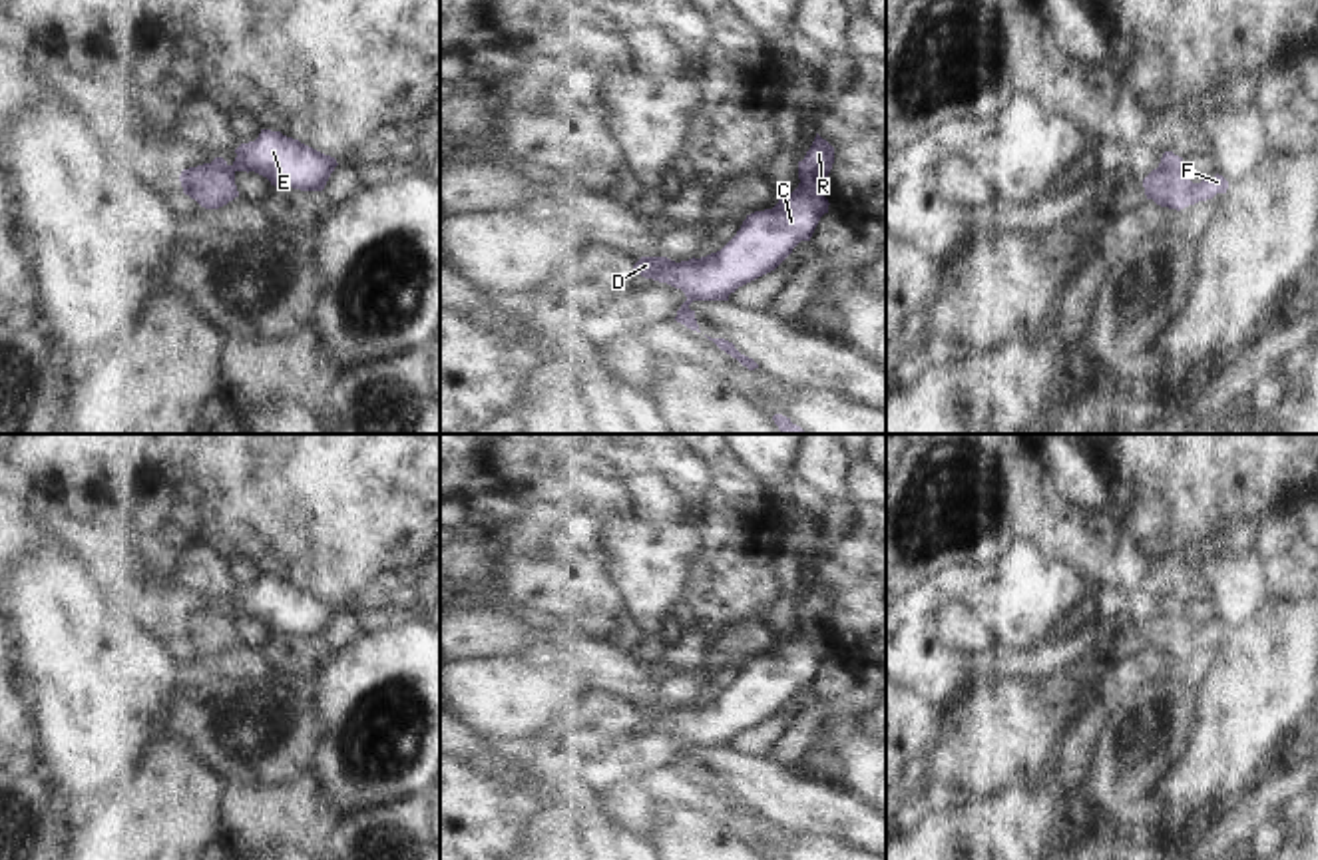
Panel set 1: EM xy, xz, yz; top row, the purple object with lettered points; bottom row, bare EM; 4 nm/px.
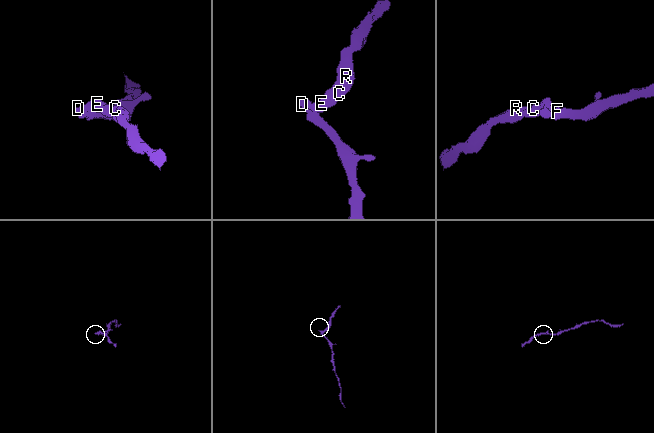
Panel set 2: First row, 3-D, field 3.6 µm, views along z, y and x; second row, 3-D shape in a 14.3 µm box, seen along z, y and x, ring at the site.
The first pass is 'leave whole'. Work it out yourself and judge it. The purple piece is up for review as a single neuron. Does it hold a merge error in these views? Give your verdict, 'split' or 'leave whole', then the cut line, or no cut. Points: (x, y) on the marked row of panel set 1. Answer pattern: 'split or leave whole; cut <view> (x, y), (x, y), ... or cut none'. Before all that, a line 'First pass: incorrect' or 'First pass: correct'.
First pass: incorrect
split; cut yz (1159, 166), (1181, 172)

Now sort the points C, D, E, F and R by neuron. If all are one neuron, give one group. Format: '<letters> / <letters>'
C E R / D F

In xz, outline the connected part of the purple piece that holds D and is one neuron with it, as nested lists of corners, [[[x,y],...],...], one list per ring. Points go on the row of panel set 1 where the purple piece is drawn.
[[[641,257],[635,265],[633,271],[639,273],[645,279],[653,279],[659,283],[665,283],[665,271],[675,265],[675,261],[667,257]]]

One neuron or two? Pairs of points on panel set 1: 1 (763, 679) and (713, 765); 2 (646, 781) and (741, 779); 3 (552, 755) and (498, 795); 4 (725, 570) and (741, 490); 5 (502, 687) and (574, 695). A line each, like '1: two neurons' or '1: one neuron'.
1: two neurons
2: two neurons
3: one neuron
4: one neuron
5: one neuron

